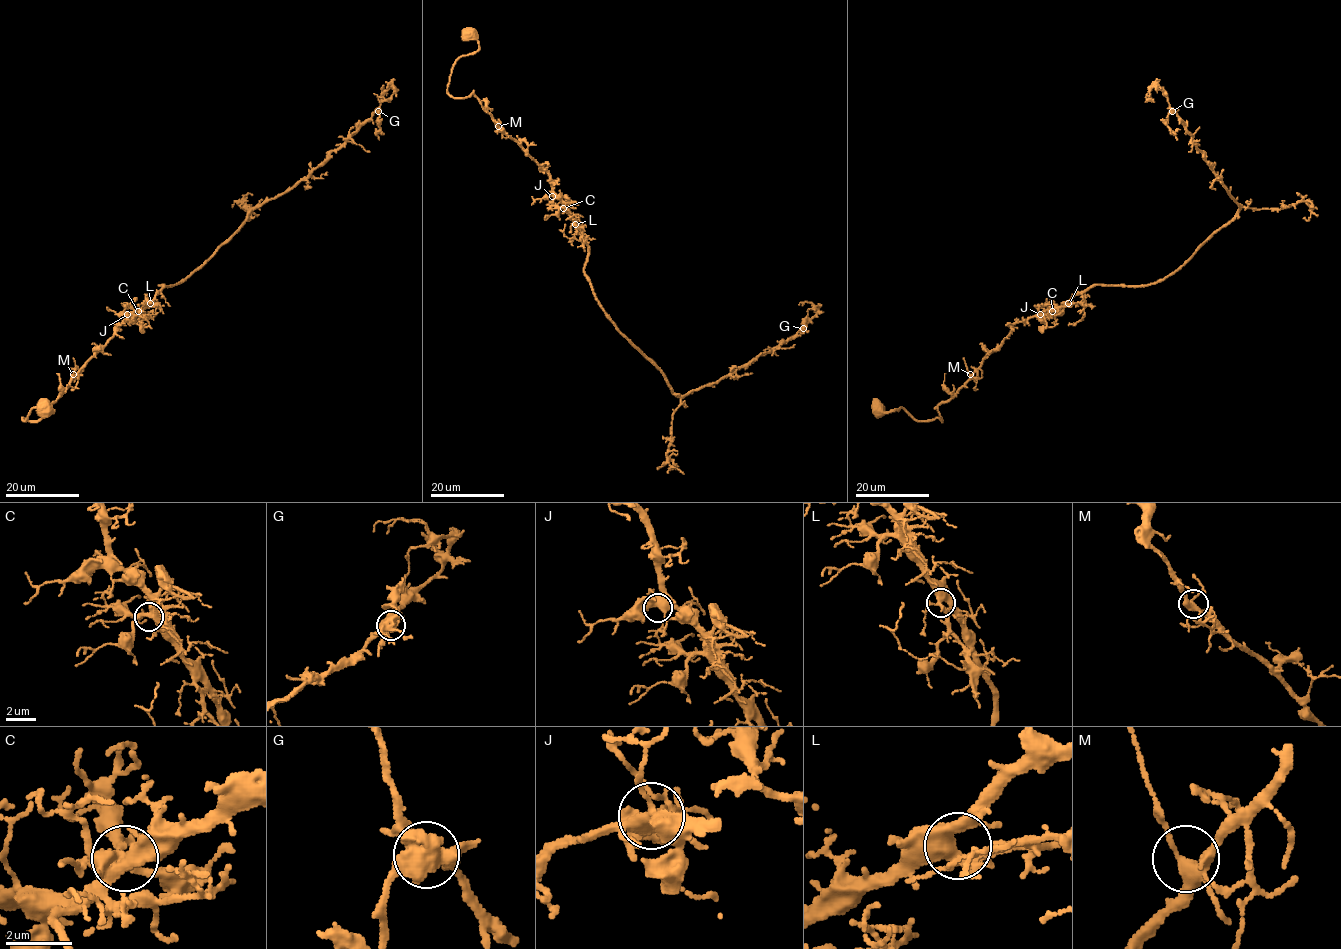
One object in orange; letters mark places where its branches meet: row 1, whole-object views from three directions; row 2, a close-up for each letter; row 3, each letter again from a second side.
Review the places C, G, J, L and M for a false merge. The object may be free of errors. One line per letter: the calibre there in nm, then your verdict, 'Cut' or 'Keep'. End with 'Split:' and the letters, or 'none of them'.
C: Thickness 420 nm. Keep
G: Thickness 550 nm. Keep
J: Thickness 500 nm. Keep
L: Thickness 440 nm. Keep
M: Thickness 360 nm. Keep
Split: none of them

